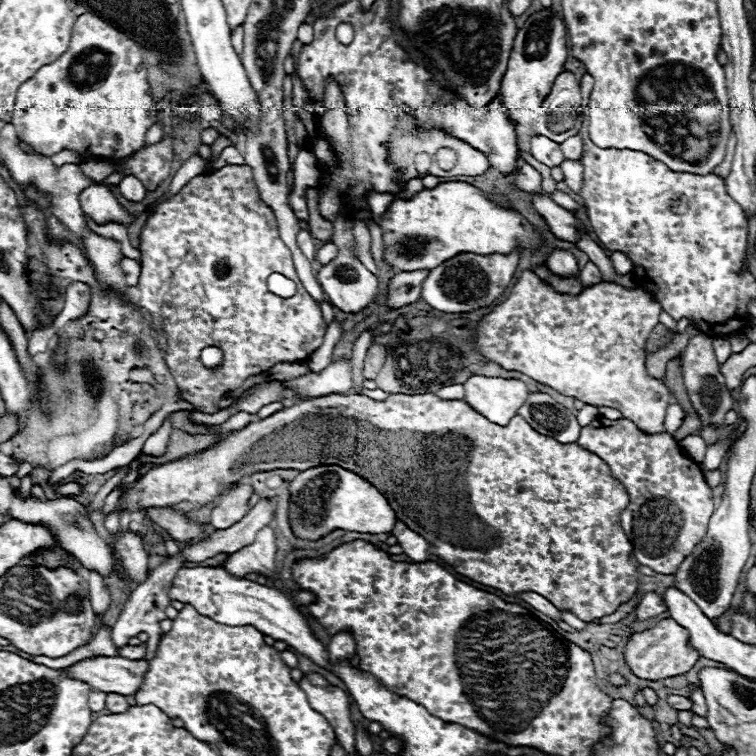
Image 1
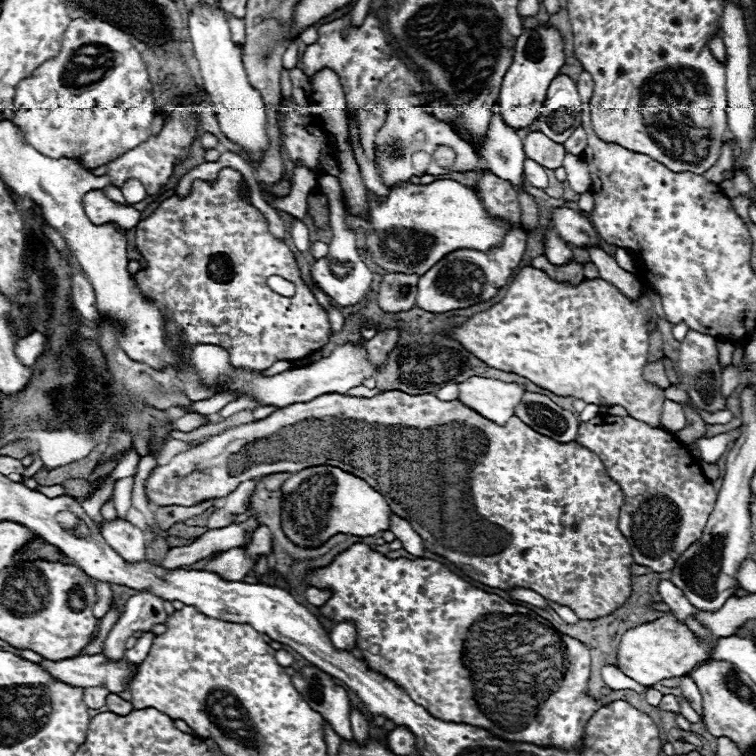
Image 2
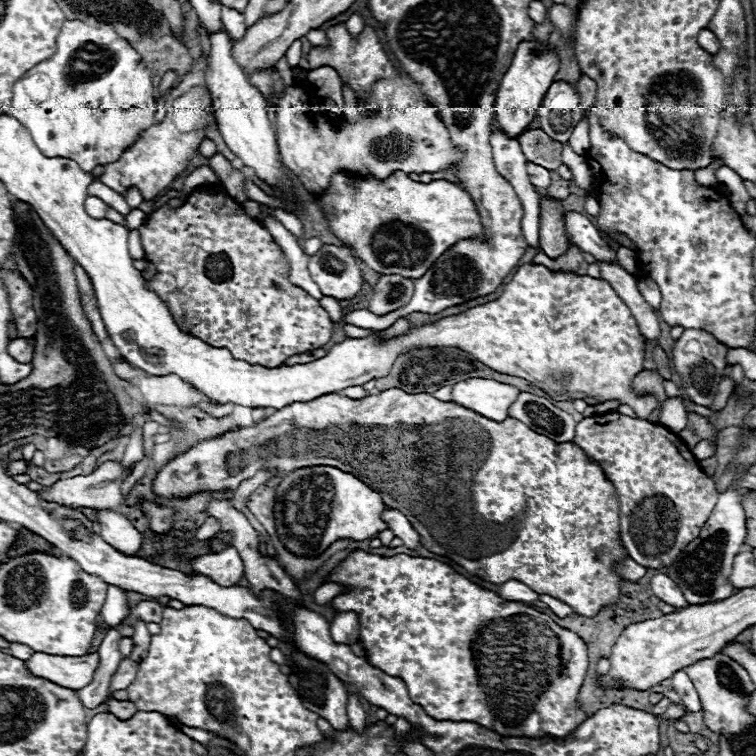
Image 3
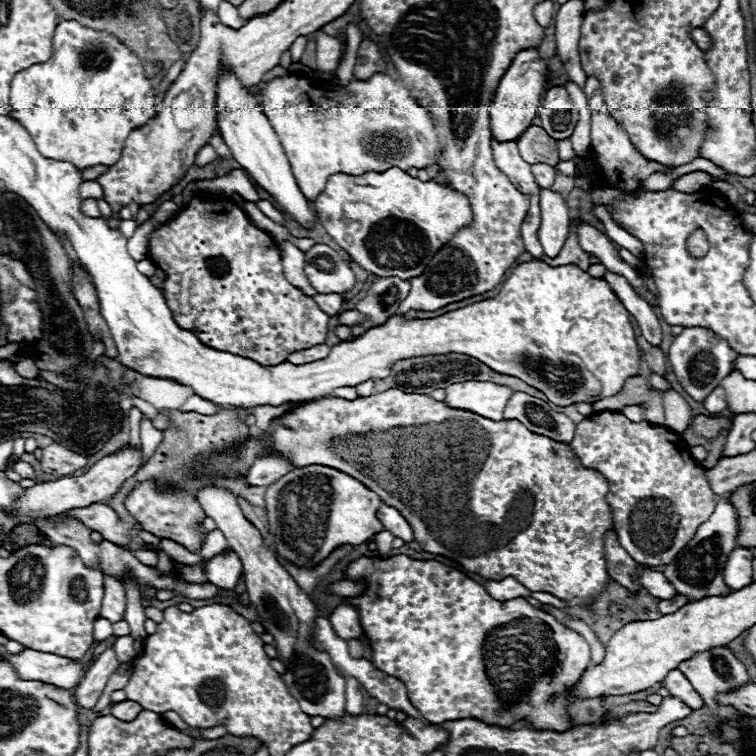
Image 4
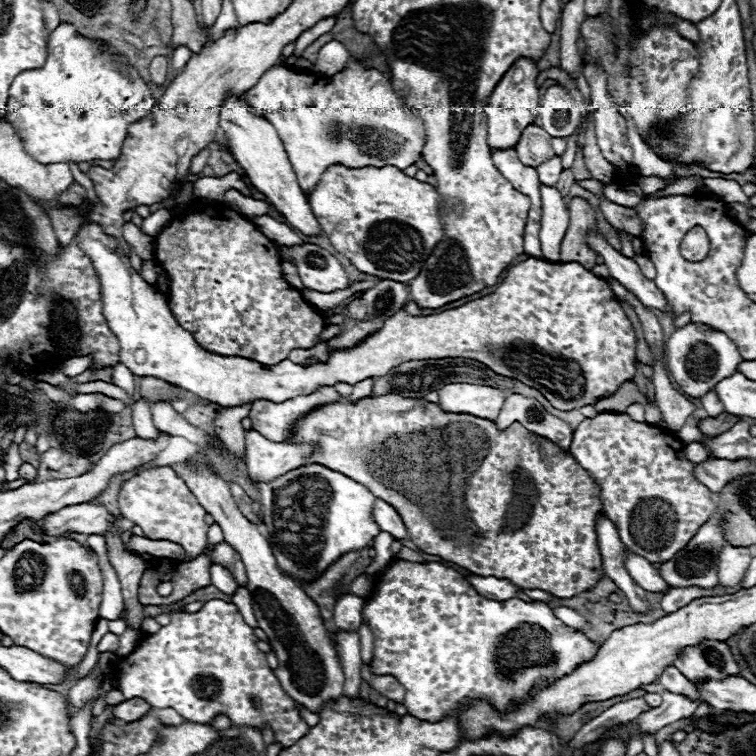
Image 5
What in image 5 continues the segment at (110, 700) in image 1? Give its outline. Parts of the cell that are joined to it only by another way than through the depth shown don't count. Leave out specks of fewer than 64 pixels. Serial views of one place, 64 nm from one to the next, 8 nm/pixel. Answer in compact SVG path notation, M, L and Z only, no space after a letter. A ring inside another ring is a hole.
M132 698L132 700L124 700L120 704L114 706L114 714L116 718L124 720L124 722L134 722L140 720L142 716L146 716L152 710L152 706L146 700L140 698Z

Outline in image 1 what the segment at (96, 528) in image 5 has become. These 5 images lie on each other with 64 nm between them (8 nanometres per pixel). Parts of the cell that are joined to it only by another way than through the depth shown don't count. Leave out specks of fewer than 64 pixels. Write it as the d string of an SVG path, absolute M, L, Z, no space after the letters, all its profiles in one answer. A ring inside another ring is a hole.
M132 530L116 532L112 534L112 548L116 548L122 556L124 568L130 574L134 584L142 584L146 580L146 568L148 568L148 554L144 550L144 542L138 534Z

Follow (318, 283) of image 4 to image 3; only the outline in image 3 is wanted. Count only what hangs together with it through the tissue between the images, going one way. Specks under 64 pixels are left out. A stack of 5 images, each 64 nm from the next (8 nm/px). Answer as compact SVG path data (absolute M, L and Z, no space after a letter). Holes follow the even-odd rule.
M322 246L308 260L310 278L324 296L352 298L362 286L362 270L348 246Z

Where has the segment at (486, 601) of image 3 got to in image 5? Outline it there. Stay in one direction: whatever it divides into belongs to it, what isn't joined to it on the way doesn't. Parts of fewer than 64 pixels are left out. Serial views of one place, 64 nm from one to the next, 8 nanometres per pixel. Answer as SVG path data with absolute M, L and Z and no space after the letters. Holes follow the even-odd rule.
M392 562L380 576L372 598L364 602L362 618L374 634L372 674L394 676L406 690L404 706L408 714L420 720L442 720L466 698L488 698L498 710L506 710L528 694L536 694L540 686L570 674L598 650L598 644L584 632L558 620L546 602L524 602L518 598L506 602L488 600L480 596L460 572L438 562Z

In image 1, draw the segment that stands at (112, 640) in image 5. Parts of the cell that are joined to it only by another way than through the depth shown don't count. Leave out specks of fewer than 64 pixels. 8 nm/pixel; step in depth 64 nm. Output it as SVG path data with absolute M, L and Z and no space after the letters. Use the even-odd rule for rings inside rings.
M96 656L68 666L68 676L86 682L94 690L134 694L144 678L148 664L144 660L128 660L122 656Z

